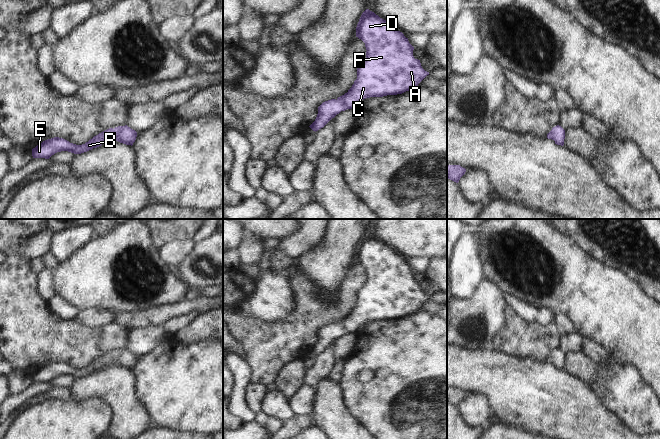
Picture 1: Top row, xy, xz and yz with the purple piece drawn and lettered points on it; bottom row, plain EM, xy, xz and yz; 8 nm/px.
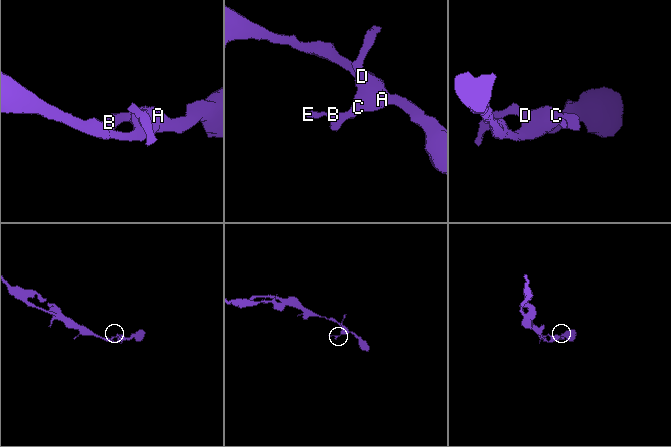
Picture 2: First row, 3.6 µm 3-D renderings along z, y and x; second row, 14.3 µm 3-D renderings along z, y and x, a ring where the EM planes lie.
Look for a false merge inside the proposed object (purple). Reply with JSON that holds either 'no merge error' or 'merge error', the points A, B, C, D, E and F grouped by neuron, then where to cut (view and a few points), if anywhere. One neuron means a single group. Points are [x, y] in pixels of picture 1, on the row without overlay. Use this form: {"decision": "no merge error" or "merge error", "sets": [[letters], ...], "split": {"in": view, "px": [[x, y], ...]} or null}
{"decision": "no merge error", "sets": [["A", "B", "C", "D", "E", "F"]], "split": null}

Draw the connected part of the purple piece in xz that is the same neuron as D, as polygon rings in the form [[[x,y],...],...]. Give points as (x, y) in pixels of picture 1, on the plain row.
[[[366,233],[359,243],[356,261],[365,267],[366,283],[358,290],[357,303],[348,316],[337,323],[325,325],[318,331],[317,341],[309,350],[315,356],[341,335],[355,333],[363,323],[402,318],[417,312],[418,308],[429,299],[429,296],[422,292],[420,284],[414,282],[414,271],[408,262],[369,233]]]

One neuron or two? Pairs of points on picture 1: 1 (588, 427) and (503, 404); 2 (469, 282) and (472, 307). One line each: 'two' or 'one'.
1: one
2: two

